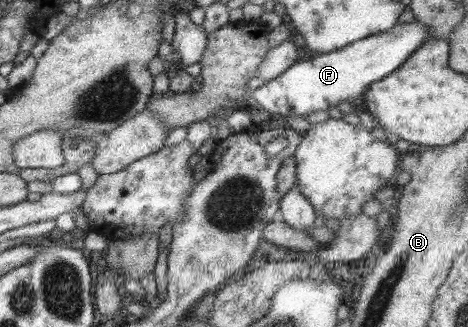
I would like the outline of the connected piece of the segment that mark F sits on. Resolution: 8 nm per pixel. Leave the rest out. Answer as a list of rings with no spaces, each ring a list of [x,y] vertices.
[[[397,23],[385,33],[374,34],[328,53],[319,53],[312,60],[297,60],[273,80],[250,91],[248,97],[255,100],[259,116],[280,114],[301,117],[311,112],[327,111],[328,106],[339,106],[342,100],[349,102],[357,98],[371,85],[399,69],[427,38],[424,23]]]

